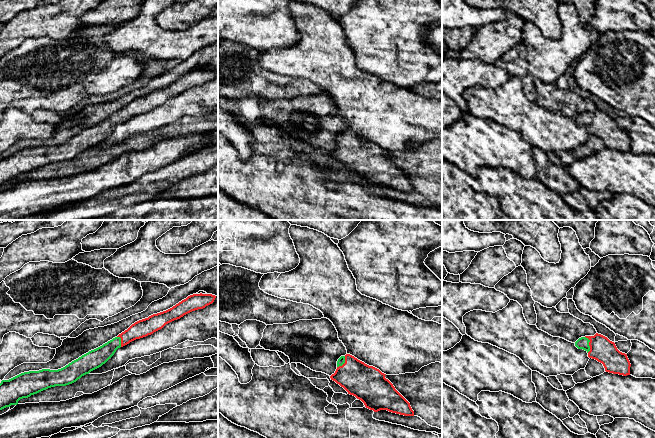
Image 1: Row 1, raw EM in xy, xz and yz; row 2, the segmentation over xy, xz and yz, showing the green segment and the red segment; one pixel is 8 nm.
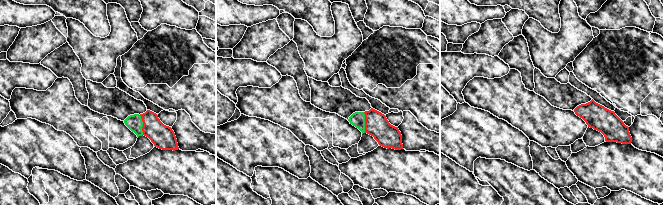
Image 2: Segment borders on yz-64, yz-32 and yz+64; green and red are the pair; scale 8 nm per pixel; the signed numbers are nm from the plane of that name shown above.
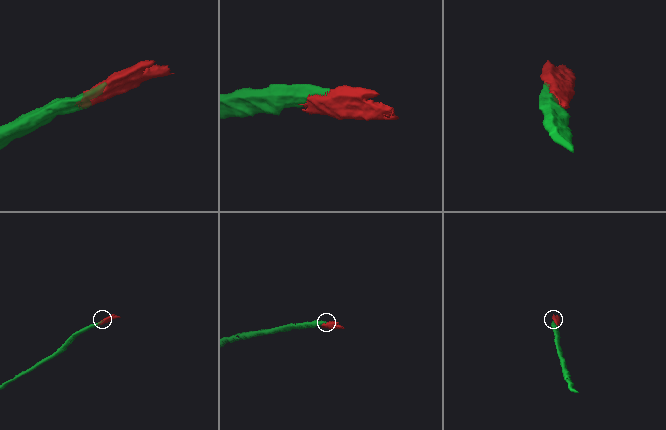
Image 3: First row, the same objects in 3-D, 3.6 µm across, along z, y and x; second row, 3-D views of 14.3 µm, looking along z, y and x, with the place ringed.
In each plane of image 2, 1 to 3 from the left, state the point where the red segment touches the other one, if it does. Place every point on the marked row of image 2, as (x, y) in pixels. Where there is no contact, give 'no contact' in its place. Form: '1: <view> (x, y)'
1: yz-64 (142, 125)
2: yz-32 (364, 122)
3: no contact

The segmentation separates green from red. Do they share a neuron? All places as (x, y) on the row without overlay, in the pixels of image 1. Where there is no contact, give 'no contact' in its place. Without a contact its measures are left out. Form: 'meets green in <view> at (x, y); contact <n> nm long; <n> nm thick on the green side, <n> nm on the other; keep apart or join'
meets green in yz at (588, 120); contact 140 nm long; 100 nm thick on the green side, 200 nm on the other; join

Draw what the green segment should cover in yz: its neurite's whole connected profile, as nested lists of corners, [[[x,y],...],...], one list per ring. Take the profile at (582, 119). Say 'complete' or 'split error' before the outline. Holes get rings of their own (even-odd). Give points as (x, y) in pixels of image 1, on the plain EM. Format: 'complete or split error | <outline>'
split error | [[[596,109],[594,112],[585,112],[575,118],[578,125],[588,129],[588,133],[602,139],[605,147],[623,152],[630,151],[630,137],[627,130],[620,128],[615,119],[607,113]]]

